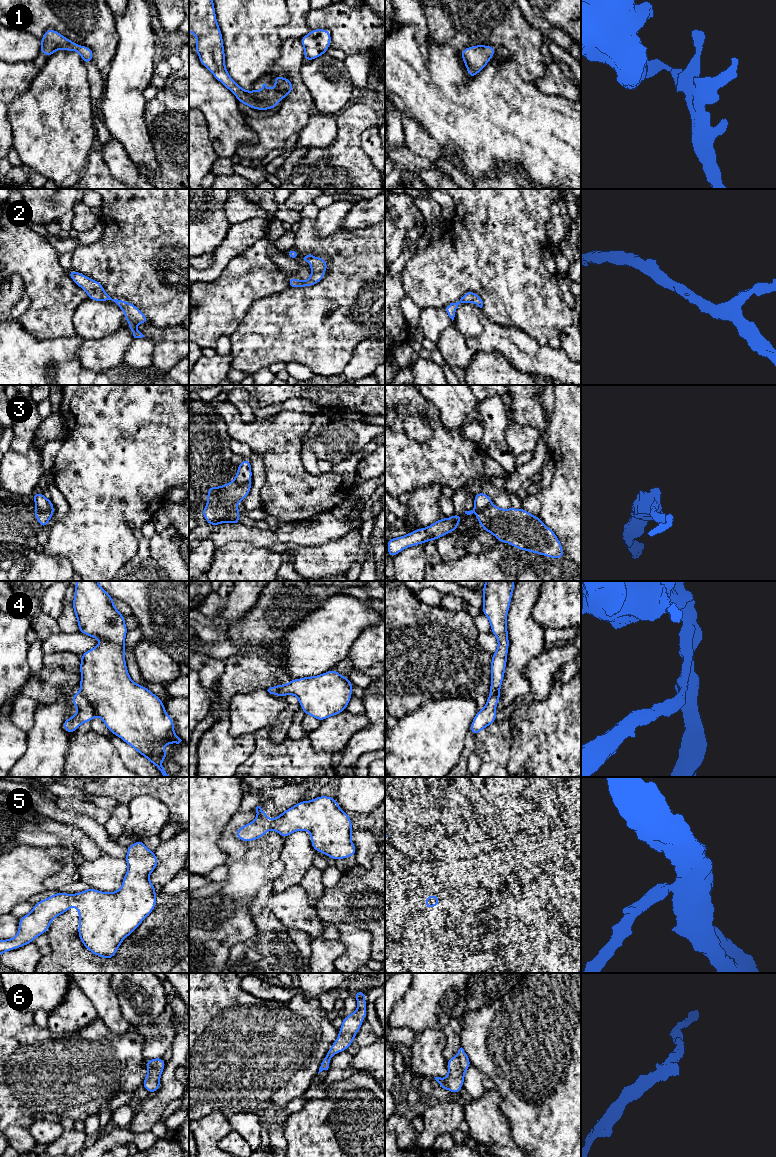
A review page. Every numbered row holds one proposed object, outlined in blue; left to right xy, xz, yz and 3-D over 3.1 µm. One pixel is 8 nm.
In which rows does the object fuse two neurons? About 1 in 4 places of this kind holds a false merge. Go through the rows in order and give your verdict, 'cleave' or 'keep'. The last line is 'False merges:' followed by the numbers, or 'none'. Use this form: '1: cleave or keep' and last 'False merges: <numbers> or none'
1: keep
2: keep
3: cleave
4: cleave
5: keep
6: keep
False merges: 3, 4

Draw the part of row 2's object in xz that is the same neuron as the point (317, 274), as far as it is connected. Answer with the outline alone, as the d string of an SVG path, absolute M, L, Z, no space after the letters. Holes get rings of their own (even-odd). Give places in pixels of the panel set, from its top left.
M309 254L303 259L311 265L311 276L308 280L298 280L294 277L289 278L289 288L311 287L320 282L325 276L324 272L327 270L328 264L324 258L314 257Z

